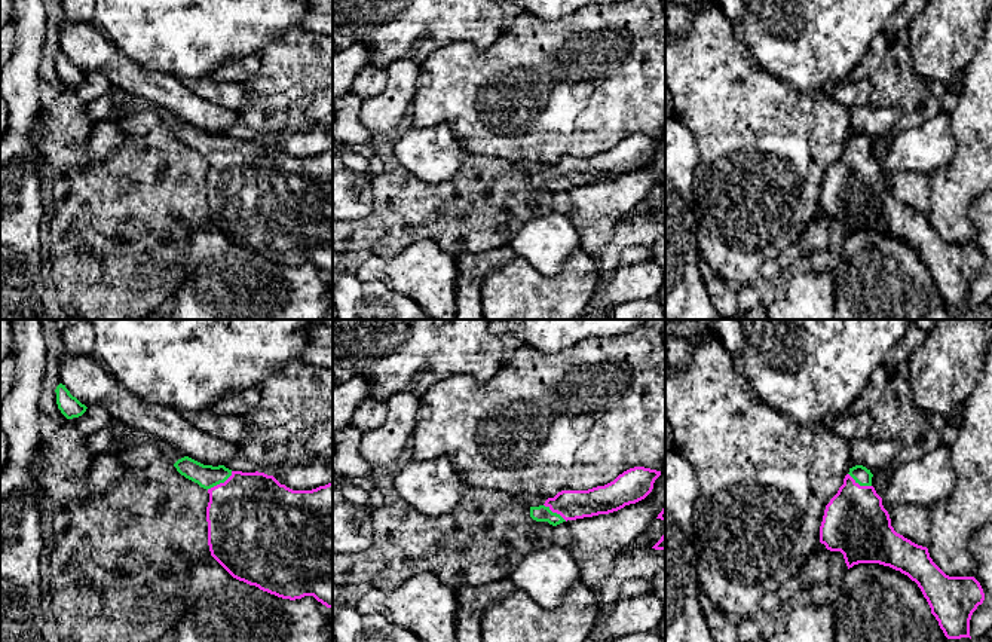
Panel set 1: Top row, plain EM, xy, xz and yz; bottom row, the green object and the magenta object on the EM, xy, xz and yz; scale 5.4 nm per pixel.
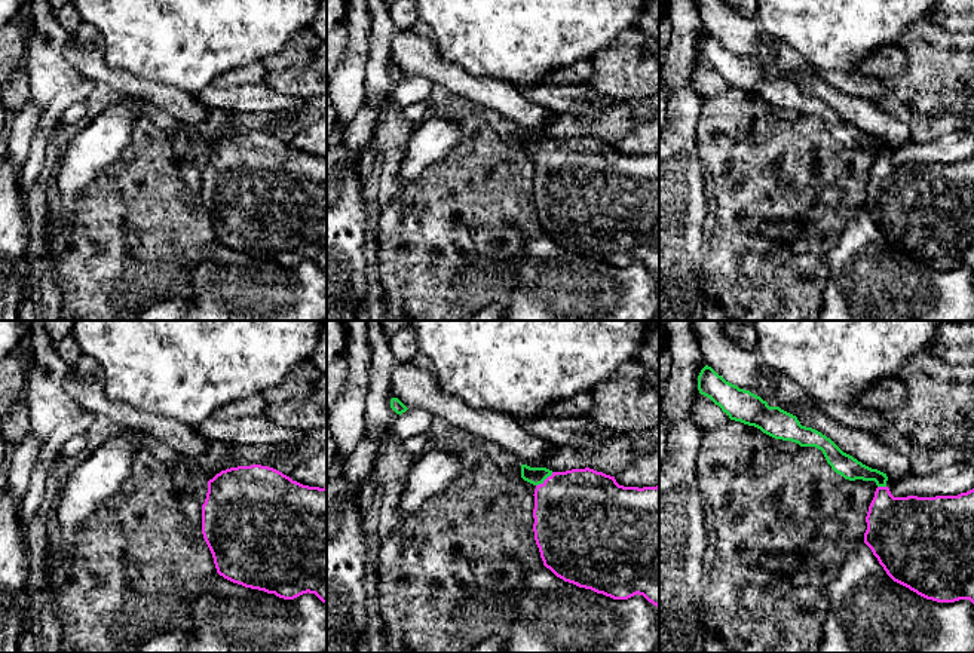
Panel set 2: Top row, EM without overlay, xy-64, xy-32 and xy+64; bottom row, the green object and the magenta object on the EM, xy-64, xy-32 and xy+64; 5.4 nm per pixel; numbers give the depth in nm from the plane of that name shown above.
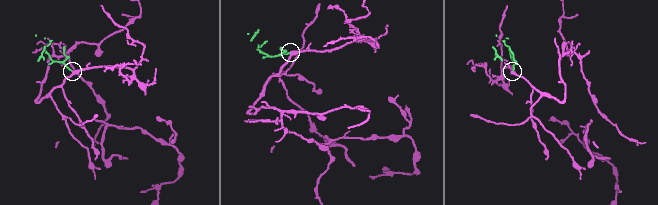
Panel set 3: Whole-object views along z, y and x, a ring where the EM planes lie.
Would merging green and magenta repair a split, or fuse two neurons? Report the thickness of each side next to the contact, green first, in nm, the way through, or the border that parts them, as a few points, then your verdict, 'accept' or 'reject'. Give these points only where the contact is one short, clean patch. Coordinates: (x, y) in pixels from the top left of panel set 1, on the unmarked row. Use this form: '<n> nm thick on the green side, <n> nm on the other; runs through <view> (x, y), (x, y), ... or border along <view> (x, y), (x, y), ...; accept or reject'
130 nm thick on the green side, 480 nm on the other; runs through xy (207, 143), (220, 149), (251, 183); accept

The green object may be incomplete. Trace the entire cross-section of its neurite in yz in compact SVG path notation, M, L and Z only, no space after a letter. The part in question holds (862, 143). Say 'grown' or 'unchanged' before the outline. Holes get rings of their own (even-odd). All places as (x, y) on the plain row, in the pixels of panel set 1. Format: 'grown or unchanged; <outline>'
grown; M863 132L849 135L843 152L826 172L820 193L820 210L830 218L841 218L849 235L858 230L879 230L907 242L918 251L931 281L947 306L970 305L973 279L985 268L980 250L974 244L949 244L930 224L928 215L897 201L891 193L882 165L872 153L873 141Z

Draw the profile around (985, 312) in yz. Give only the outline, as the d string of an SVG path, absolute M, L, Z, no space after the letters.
M858 230L845 239L833 282L836 320L992 320L991 305L953 317L918 251L879 230Z

